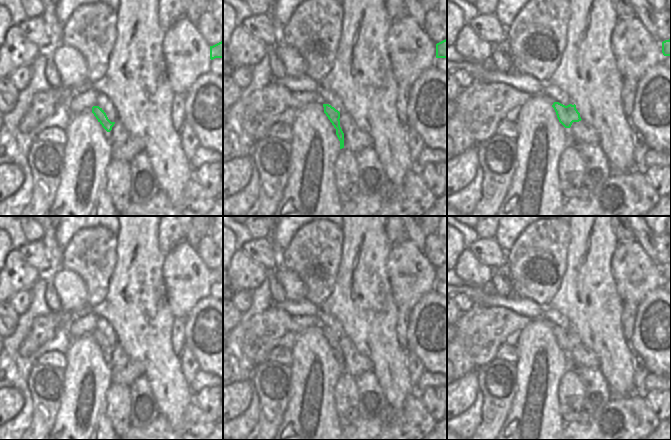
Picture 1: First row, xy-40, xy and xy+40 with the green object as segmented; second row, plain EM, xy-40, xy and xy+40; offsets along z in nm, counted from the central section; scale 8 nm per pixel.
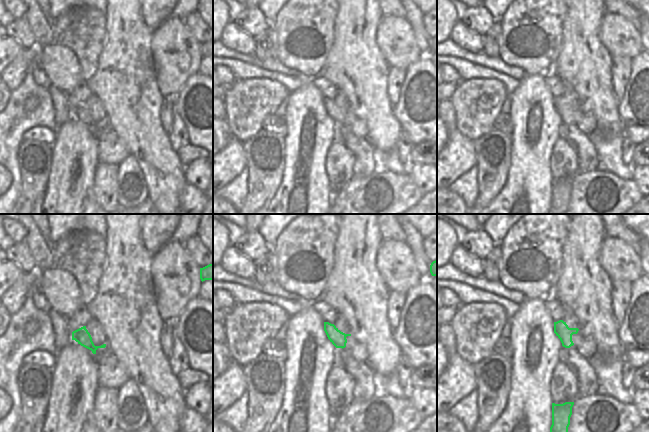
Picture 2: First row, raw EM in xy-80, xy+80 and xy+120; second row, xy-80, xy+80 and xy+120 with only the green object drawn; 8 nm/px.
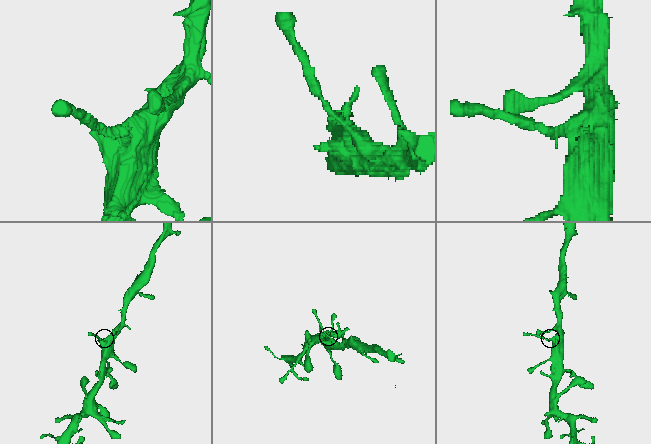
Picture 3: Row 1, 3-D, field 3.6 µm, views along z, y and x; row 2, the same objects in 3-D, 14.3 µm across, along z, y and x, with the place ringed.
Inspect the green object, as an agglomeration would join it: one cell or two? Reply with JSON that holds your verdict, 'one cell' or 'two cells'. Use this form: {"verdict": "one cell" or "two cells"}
{"verdict": "two cells"}

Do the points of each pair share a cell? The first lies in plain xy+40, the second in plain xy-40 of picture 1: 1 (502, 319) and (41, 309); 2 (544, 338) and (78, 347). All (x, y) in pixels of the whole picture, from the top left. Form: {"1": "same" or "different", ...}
{"1": "different", "2": "same"}

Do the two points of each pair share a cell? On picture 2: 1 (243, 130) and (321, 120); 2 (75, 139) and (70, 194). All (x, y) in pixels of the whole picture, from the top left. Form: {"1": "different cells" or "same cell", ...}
{"1": "different cells", "2": "same cell"}

